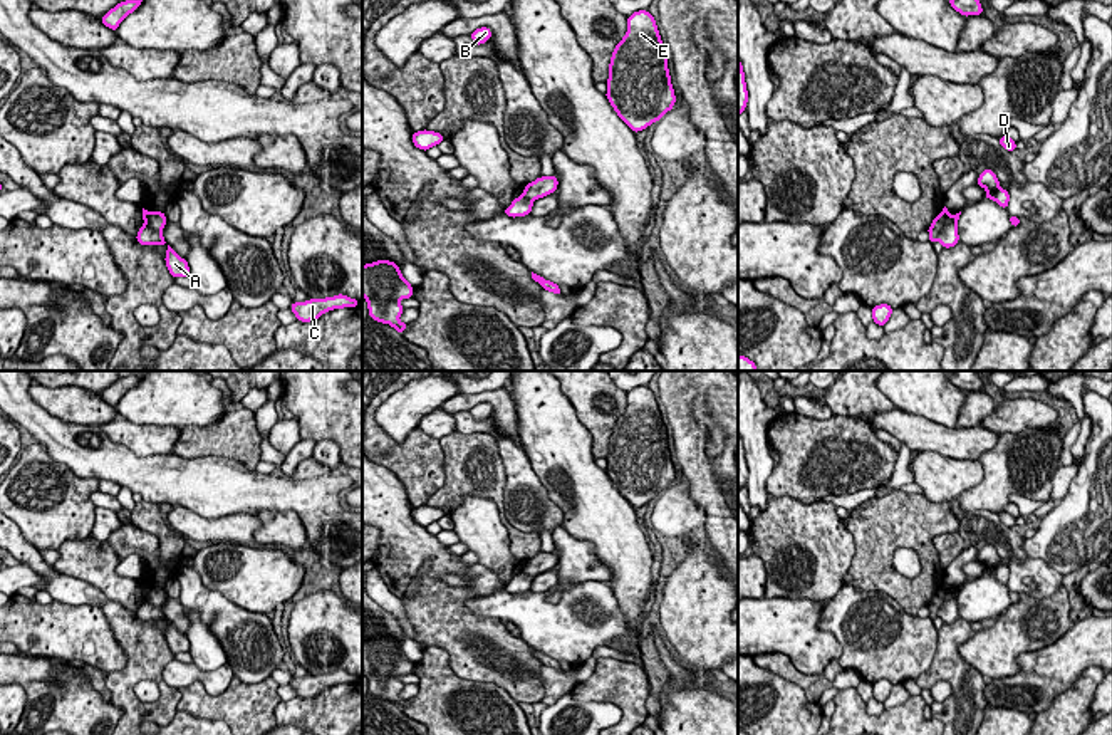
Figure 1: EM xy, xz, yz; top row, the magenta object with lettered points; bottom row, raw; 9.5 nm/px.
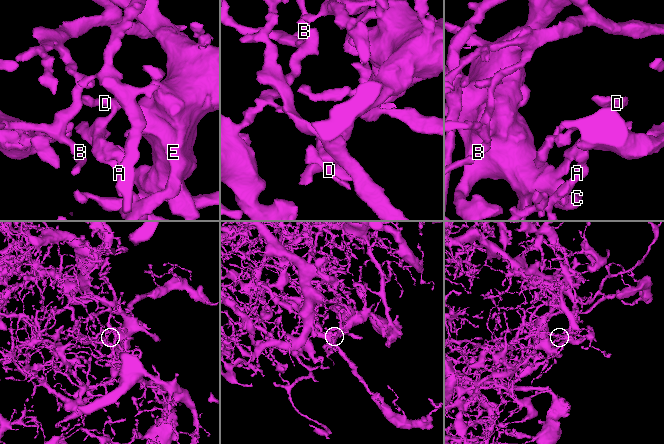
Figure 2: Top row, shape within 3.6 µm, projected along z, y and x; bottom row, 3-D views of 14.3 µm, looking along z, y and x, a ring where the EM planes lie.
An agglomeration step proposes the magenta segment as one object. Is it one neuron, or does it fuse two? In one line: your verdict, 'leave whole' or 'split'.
split

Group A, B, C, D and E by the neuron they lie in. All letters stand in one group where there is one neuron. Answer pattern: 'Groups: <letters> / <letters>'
Groups: A D / B C E

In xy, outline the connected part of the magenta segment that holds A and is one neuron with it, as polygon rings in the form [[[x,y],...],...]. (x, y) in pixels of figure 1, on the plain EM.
[[[143,584],[143,596],[144,601],[138,606],[136,616],[139,621],[166,621],[166,643],[169,649],[178,654],[178,653],[188,653],[190,651],[190,641],[184,634],[181,634],[164,616],[161,607],[153,606],[148,601],[151,587]]]

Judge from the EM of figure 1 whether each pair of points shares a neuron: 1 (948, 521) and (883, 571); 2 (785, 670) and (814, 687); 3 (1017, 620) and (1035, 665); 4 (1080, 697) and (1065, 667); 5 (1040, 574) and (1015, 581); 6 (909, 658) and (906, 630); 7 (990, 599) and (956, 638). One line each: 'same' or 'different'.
1: same
2: same
3: different
4: different
5: same
6: same
7: different

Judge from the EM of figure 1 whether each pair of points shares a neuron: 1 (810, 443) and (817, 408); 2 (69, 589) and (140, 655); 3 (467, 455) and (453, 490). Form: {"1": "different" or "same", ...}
{"1": "different", "2": "same", "3": "same"}

